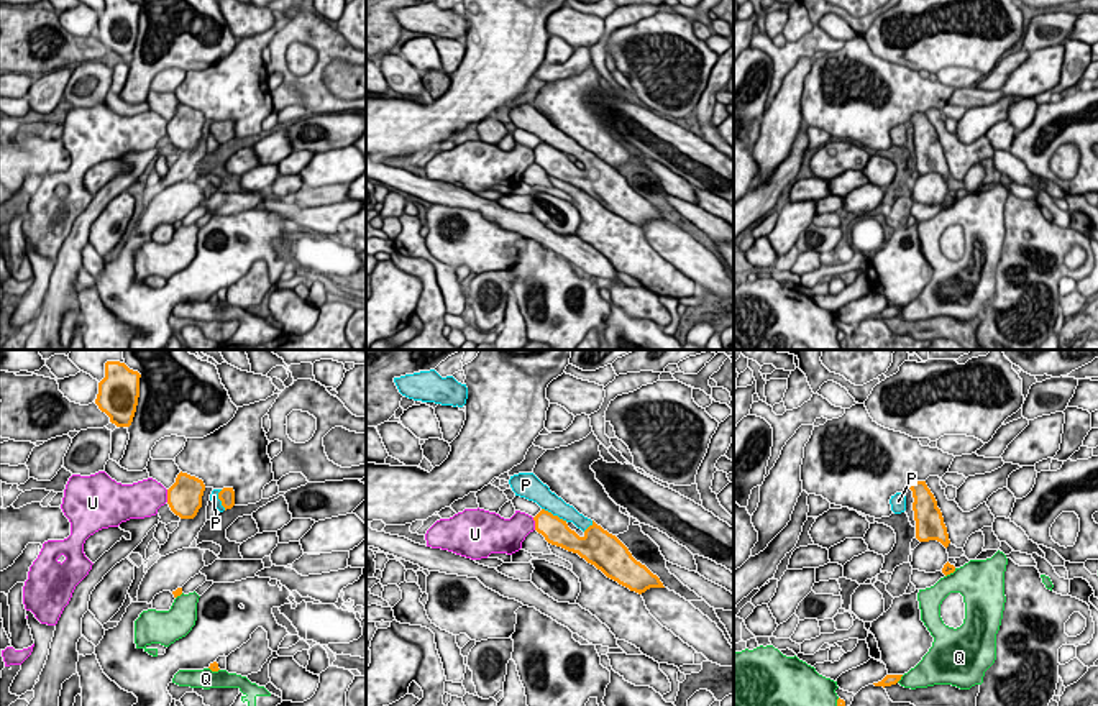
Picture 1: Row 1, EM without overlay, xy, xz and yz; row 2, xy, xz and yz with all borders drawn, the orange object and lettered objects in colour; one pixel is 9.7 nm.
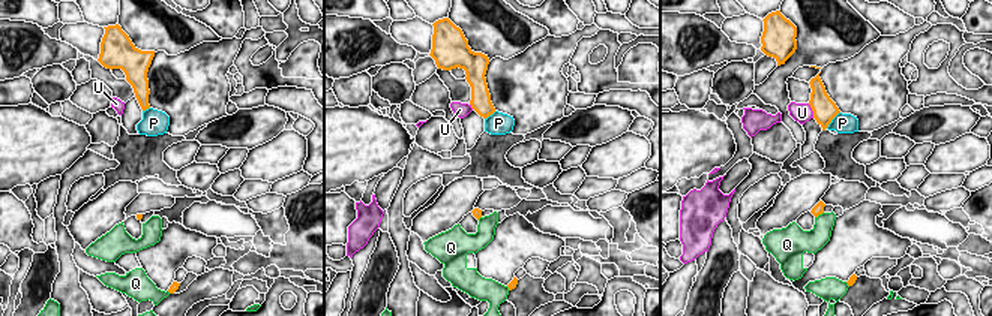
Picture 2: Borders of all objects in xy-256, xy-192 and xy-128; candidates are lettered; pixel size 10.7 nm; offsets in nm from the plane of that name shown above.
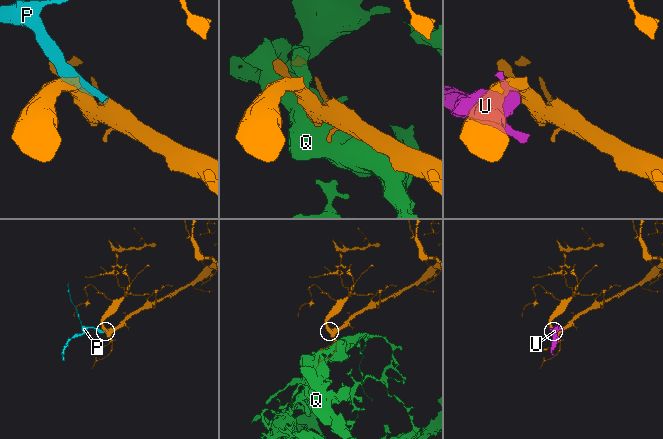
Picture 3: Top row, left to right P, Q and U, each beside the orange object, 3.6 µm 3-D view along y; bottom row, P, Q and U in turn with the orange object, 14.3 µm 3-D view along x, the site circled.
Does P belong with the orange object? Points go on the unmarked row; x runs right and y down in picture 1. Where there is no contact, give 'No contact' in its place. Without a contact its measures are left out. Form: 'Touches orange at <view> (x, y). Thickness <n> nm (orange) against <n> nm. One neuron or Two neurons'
Touches orange at xz (555, 148). Thickness 260 nm (orange) against 190 nm. One neuron

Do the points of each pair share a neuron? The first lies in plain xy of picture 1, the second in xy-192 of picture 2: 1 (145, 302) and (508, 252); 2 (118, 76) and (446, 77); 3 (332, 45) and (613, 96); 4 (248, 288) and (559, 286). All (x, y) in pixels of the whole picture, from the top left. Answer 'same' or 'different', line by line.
1: same
2: different
3: different
4: different

